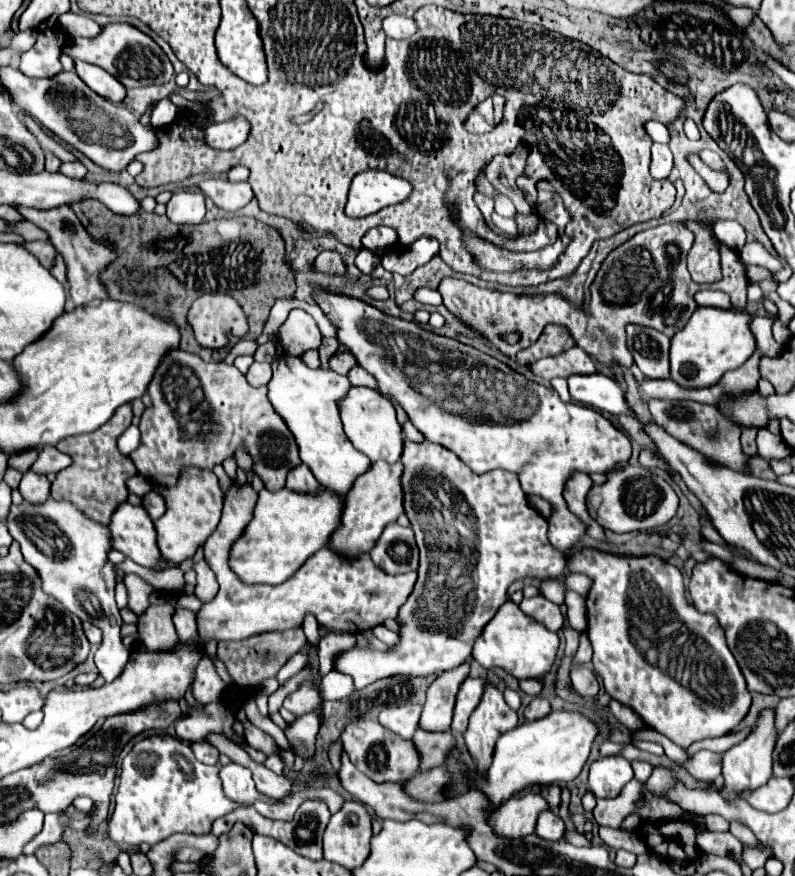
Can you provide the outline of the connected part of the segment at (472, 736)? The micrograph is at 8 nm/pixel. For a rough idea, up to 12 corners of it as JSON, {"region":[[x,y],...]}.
{"region":[[488,684],[464,734],[480,774],[498,736],[518,726],[502,692]]}

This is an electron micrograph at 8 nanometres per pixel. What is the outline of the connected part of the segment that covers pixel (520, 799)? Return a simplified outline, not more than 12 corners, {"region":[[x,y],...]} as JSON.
{"region":[[542,794],[512,796],[490,818],[506,838],[534,832],[538,812],[550,810]]}

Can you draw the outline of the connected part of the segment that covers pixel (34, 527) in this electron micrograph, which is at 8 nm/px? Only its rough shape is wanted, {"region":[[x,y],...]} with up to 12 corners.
{"region":[[12,504],[4,524],[44,592],[102,628],[106,682],[128,662],[108,528],[74,504]]}

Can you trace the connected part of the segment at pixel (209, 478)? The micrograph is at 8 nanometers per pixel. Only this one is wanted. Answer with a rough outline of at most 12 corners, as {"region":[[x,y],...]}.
{"region":[[186,468],[156,486],[168,512],[158,550],[180,564],[220,520],[224,494],[210,470]]}

